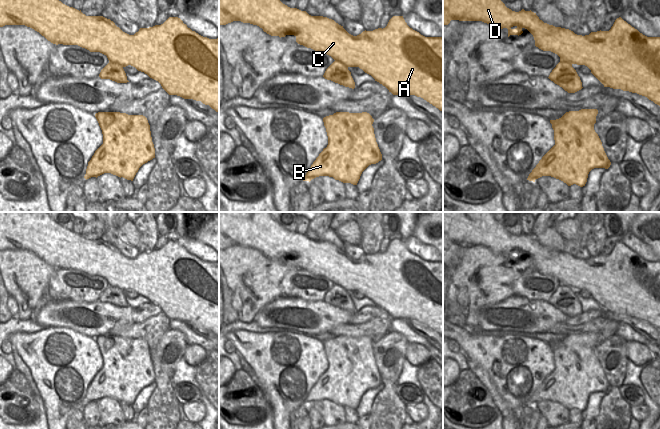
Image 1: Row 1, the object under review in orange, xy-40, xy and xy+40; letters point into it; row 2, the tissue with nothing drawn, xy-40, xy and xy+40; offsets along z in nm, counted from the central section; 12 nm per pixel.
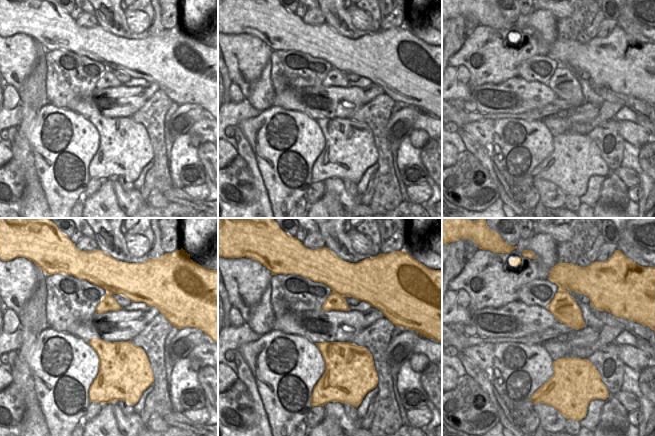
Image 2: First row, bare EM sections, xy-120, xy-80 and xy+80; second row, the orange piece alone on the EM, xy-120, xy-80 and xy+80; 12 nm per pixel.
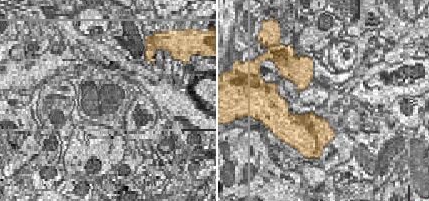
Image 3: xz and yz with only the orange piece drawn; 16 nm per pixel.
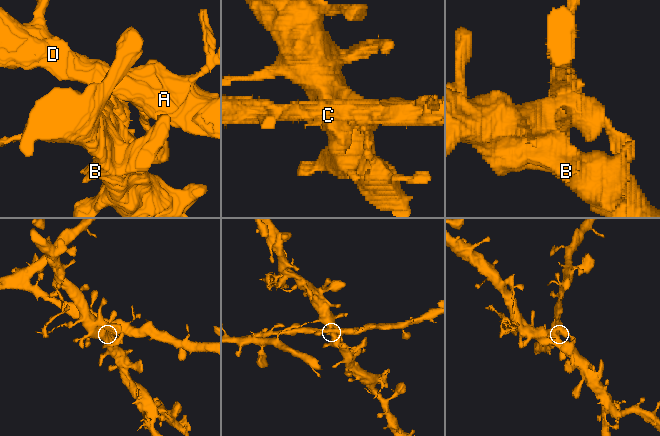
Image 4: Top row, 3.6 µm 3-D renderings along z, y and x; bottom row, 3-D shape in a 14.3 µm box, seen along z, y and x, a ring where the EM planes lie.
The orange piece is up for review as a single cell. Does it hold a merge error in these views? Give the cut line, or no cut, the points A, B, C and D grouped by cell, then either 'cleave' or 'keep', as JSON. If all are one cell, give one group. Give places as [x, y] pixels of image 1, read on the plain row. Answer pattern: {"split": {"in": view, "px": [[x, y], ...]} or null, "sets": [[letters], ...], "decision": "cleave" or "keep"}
{"split": {"in": "xy-40", "px": [[109, 285], [123, 290]]}, "sets": [["A", "C", "D"], ["B"]], "decision": "cleave"}

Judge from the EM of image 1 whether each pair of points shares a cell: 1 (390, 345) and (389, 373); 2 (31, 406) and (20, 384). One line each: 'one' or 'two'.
1: one
2: one

